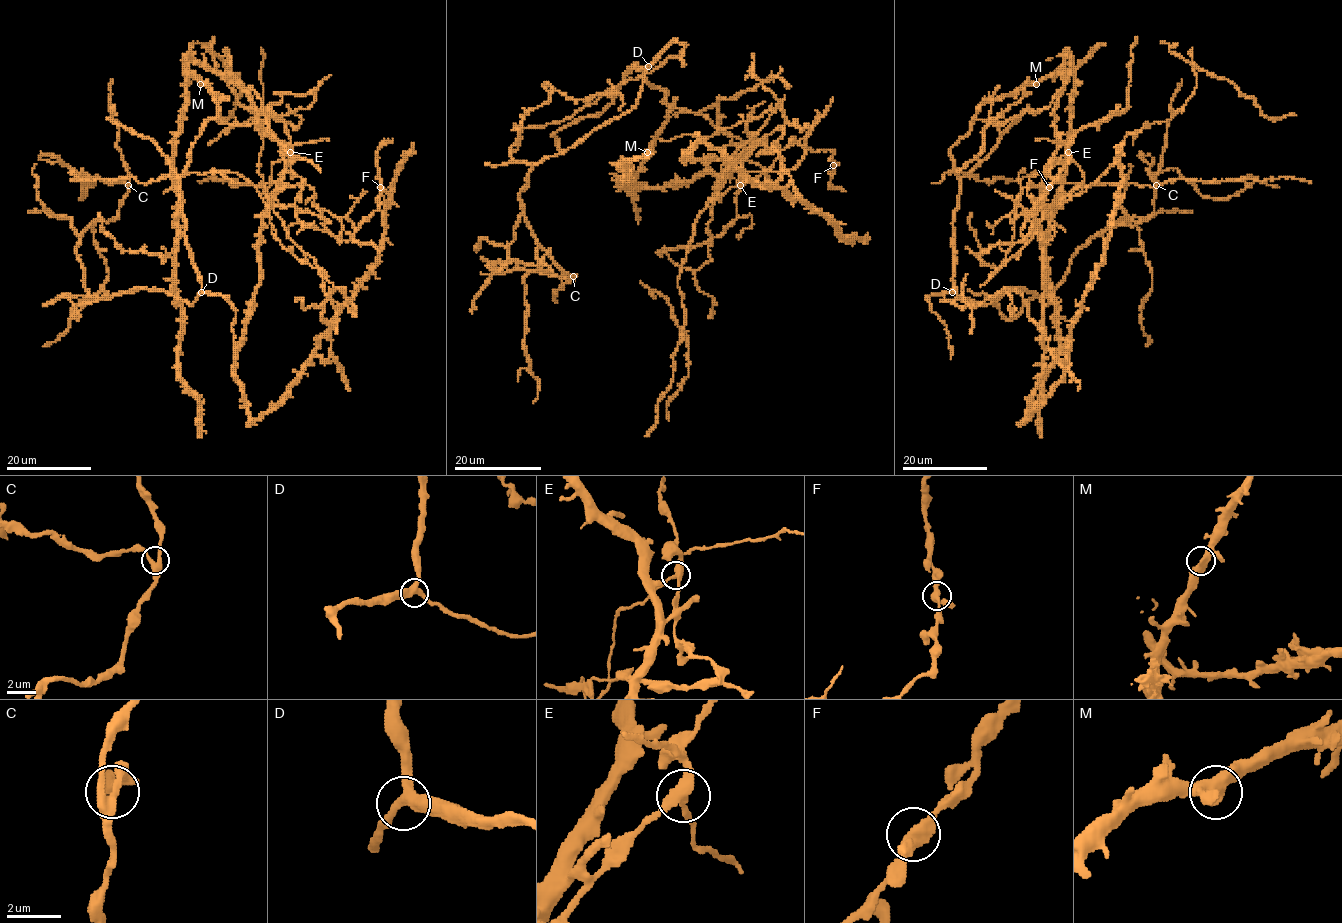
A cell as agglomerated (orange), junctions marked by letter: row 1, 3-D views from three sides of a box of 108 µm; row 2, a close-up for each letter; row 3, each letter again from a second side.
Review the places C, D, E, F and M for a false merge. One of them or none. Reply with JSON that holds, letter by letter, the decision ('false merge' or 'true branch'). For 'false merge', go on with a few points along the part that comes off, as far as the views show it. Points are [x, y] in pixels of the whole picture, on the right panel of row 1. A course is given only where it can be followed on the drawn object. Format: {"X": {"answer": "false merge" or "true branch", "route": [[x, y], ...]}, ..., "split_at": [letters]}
{"C": {"answer": "true branch"}, "D": {"answer": "true branch"}, "E": {"answer": "false merge", "route": [[1068, 152], [1084, 177], [1081, 192], [1049, 209], [1029, 241], [995, 270], [1011, 245], [1023, 169]]}, "F": {"answer": "true branch"}, "M": {"answer": "true branch"}, "split_at": ["E"]}

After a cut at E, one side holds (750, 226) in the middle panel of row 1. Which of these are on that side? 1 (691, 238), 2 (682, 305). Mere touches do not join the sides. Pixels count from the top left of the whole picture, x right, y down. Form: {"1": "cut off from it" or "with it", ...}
{"1": "with it", "2": "with it"}

